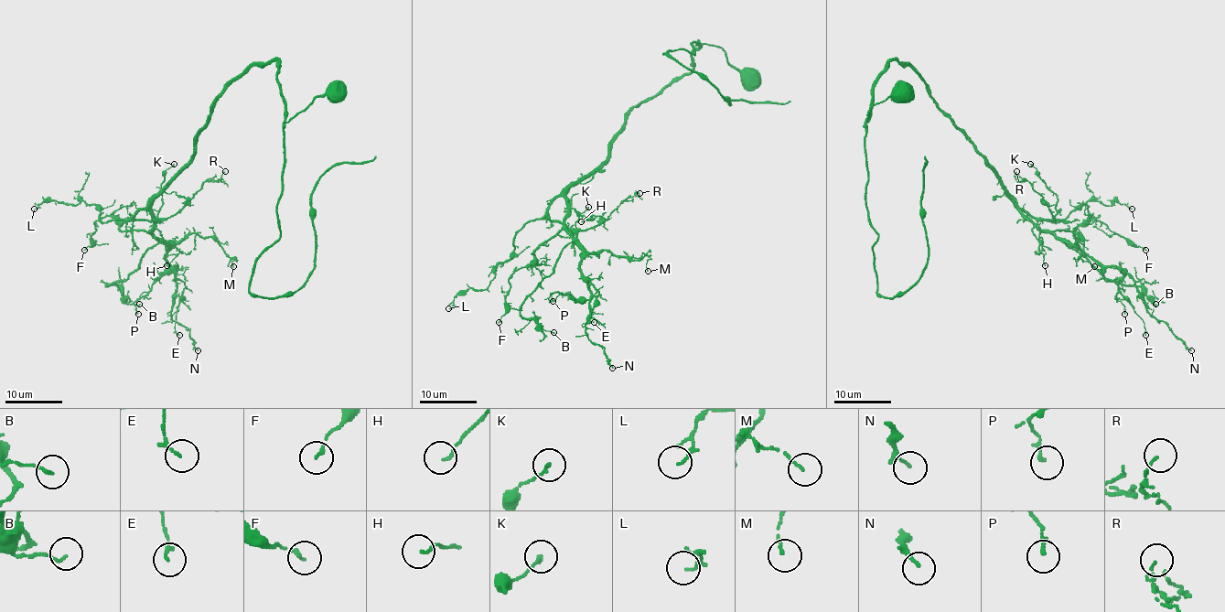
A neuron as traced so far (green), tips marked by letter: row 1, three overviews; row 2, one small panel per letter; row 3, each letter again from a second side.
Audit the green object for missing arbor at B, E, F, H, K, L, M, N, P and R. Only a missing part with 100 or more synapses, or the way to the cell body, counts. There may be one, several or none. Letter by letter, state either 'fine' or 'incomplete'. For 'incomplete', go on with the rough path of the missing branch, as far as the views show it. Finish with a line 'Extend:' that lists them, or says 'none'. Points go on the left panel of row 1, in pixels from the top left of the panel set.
B: fine
E: fine
F: fine
H: fine
K: fine
L: fine
M: fine
N: fine
P: fine
R: fine
Extend: none

